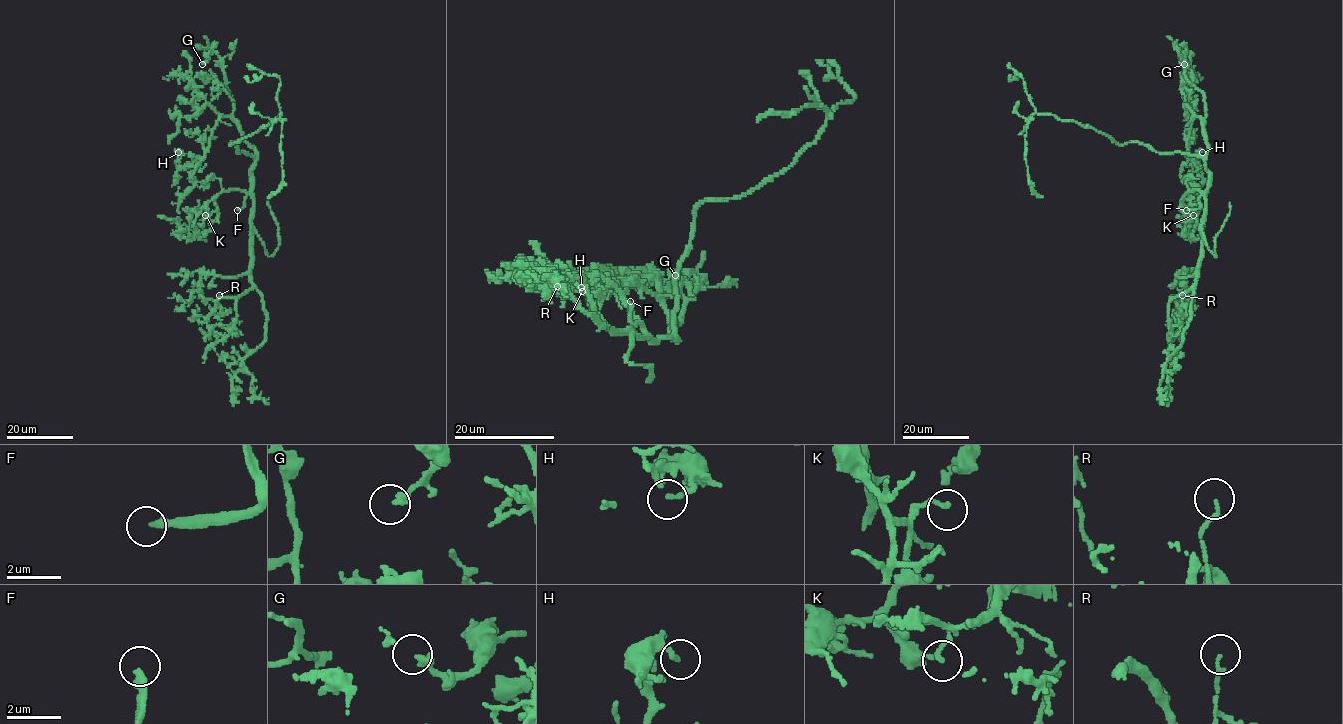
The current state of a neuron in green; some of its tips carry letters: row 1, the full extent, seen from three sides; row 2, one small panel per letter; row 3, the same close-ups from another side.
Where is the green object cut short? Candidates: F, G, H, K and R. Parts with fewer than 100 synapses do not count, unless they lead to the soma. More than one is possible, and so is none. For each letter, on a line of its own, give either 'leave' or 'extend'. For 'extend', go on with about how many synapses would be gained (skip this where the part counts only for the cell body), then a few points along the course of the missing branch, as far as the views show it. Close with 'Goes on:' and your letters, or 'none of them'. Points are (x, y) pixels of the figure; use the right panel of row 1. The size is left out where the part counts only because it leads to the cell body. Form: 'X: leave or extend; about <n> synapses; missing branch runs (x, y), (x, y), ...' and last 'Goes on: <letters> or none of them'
F: extend; about 350 synapses; missing branch runs (1186, 210), (1174, 226), (1172, 243), (1190, 261), (1185, 264), (1186, 269), (1197, 273)
G: leave
H: leave
K: leave
R: leave
Goes on: F

